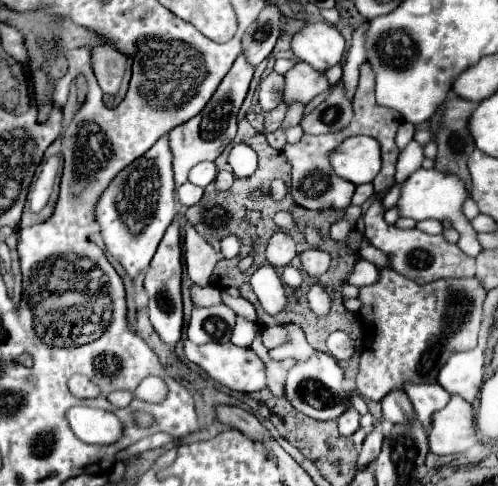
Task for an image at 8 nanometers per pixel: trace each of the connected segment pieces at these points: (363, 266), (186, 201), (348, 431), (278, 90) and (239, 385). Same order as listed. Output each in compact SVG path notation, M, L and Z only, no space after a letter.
M358 260L358 264L354 266L354 272L348 276L348 284L368 286L368 284L378 282L378 278L380 278L380 272L374 264L370 264L366 260Z
M186 182L182 188L178 188L176 198L178 198L178 202L184 204L184 206L194 206L194 204L202 198L202 194L204 194L204 188L198 188L198 186Z
M348 408L346 414L338 418L338 430L340 436L352 436L360 428L360 414L354 408Z
M270 72L260 82L260 106L274 108L284 102L284 76Z
M186 342L184 344L184 352L186 352L186 358L190 362L198 364L200 368L204 368L204 372L210 378L214 378L218 384L222 384L222 386L226 386L230 390L236 390L236 392L258 392L258 390L266 388L264 362L250 348L238 348L232 342L226 342L226 344L212 342L212 344L202 344L202 346Z

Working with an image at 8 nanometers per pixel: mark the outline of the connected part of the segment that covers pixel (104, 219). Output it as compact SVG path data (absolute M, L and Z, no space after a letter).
M162 136L142 158L136 158L118 172L96 202L94 214L104 246L126 268L128 276L138 276L146 270L166 226L178 214L178 210L174 212L174 174L170 162L170 146L166 136Z

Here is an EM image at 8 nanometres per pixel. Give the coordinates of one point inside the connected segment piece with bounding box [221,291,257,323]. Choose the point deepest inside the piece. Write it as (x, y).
(241, 306)

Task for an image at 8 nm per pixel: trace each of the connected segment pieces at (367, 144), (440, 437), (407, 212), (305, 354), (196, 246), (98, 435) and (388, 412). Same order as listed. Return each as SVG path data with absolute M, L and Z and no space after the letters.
M352 136L330 154L334 172L352 184L366 184L380 172L380 144L370 136Z
M452 396L450 402L434 414L428 442L430 450L436 454L458 454L478 444L472 404L460 396Z
M420 168L402 184L398 208L400 208L400 216L408 216L408 218L414 218L414 220L426 220L426 218L448 220L460 232L460 240L458 240L460 250L466 252L468 256L478 256L482 246L476 240L474 228L470 226L470 222L462 214L462 204L466 202L466 198L468 198L466 184L460 176L448 174L448 172L442 172L442 170L434 170L434 168L432 170Z
M295 324L283 325L288 332L289 341L284 347L270 350L270 355L274 360L283 360L289 357L297 360L308 360L314 353L314 349L309 346L303 330Z
M186 226L184 246L186 246L186 254L184 254L186 270L190 280L198 286L208 286L210 274L222 256L192 226Z
M74 406L68 412L68 420L70 428L82 442L108 446L124 436L124 424L114 412L108 410Z
M392 390L386 398L382 398L382 414L386 420L392 424L404 424L414 420L414 408L406 392L402 390Z

